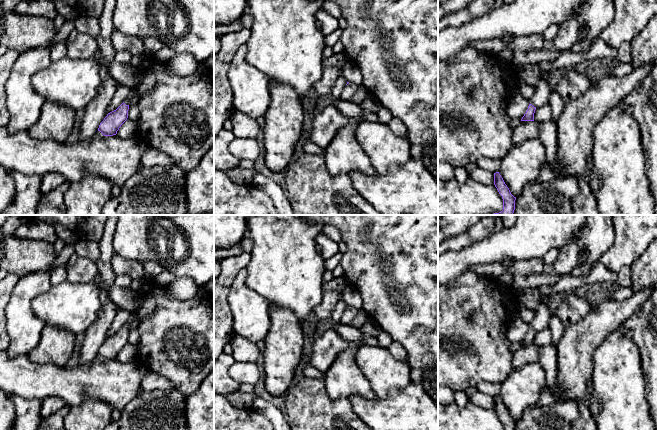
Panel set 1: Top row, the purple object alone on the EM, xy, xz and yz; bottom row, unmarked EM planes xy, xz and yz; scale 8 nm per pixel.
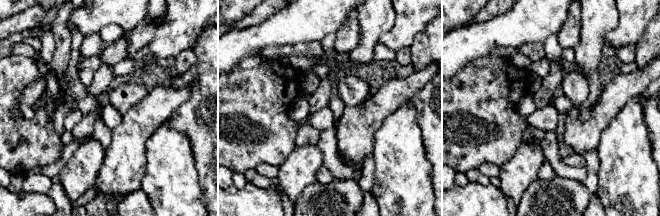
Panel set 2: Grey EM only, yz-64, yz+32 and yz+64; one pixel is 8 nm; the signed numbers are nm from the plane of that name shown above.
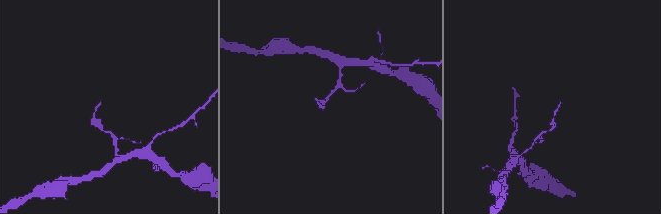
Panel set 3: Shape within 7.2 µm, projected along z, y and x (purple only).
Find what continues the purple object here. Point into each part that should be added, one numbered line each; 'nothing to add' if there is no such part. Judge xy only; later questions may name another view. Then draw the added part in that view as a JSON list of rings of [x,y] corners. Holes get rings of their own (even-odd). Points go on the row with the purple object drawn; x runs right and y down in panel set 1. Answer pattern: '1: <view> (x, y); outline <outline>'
1: xy (131, 94); outline [[[130,88],[130,92],[128,93],[126,99],[124,100],[124,103],[128,105],[128,103],[131,101],[131,99],[134,97],[136,92],[136,88]]]

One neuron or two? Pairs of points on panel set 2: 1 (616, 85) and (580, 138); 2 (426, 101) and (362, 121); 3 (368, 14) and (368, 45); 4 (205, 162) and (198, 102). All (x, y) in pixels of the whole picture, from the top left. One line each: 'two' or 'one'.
1: one
2: two
3: one
4: one

